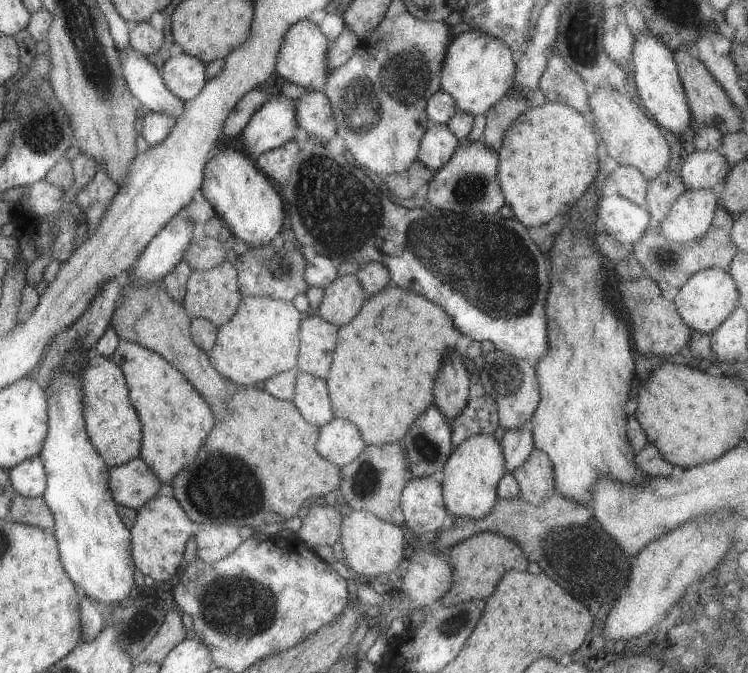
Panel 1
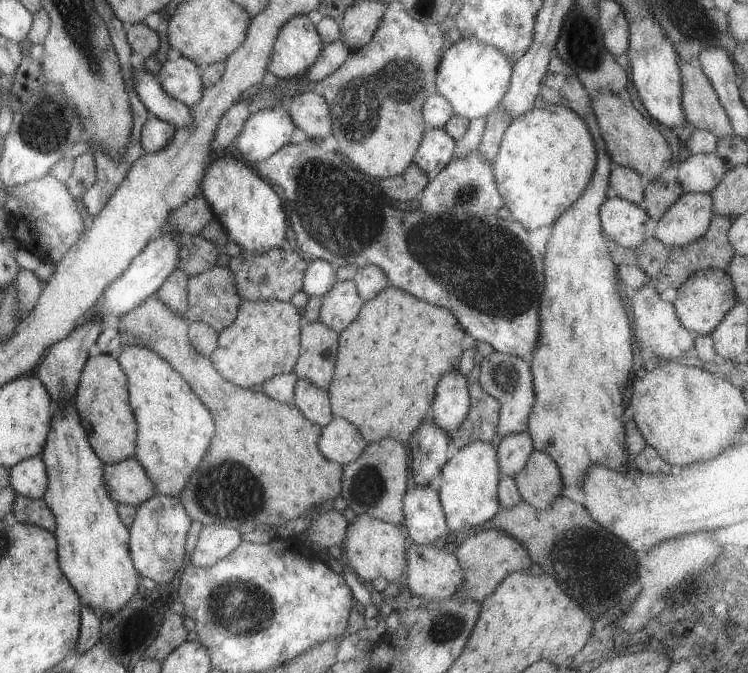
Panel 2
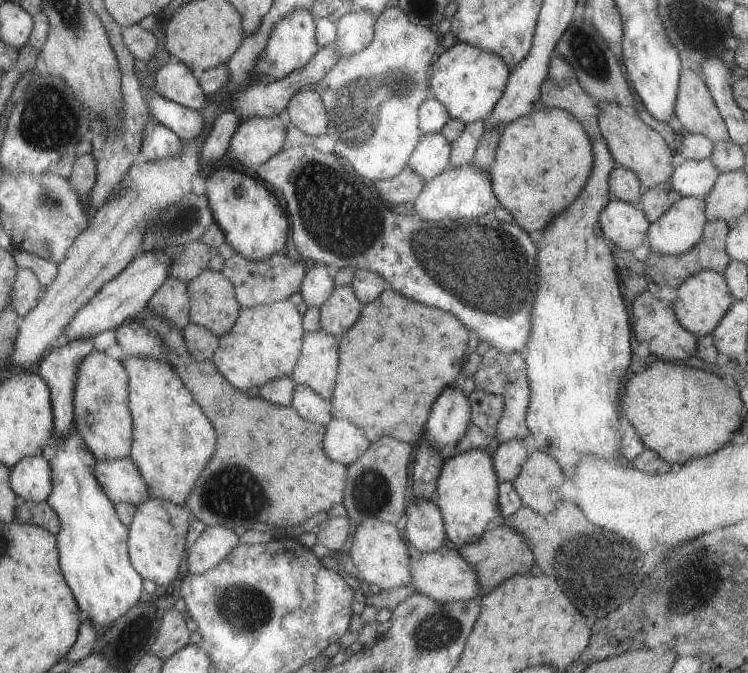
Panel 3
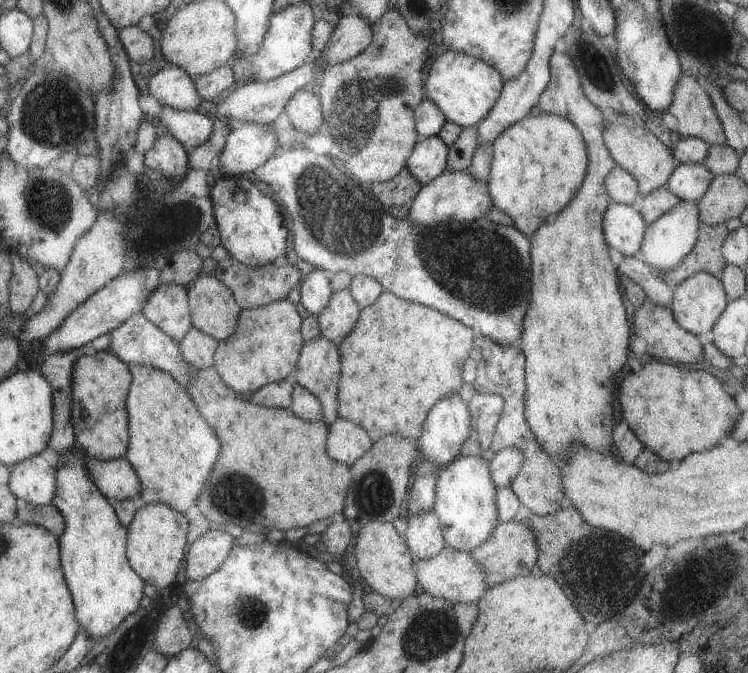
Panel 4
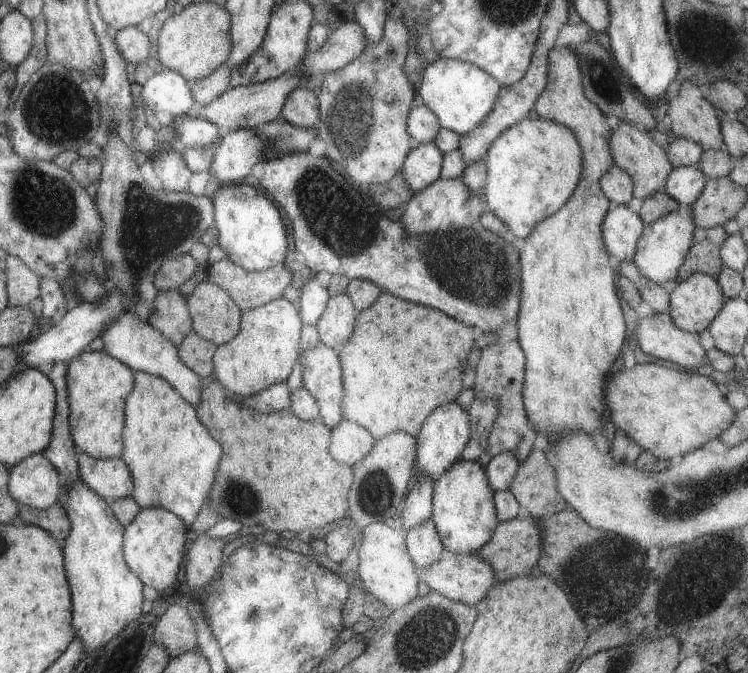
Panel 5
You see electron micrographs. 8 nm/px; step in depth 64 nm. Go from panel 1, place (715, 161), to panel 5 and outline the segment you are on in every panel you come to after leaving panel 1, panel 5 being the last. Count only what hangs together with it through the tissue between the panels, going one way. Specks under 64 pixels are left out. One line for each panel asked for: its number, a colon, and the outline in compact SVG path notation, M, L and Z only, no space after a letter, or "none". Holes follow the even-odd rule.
2: M715 154L689 156L675 166L675 182L683 194L709 194L727 172Z
3: M709 158L699 160L699 162L687 160L671 172L669 186L681 198L699 198L699 200L703 200L703 196L711 190L711 186L715 184L719 174L721 172L717 172L713 168Z
4: M679 164L667 178L665 188L681 202L695 202L705 194L715 176L703 164Z
5: M697 166L675 168L665 178L665 184L661 190L669 198L673 198L679 204L679 208L685 208L685 206L691 206L699 198L699 194L705 188L705 182L707 178L703 178L701 172L697 172Z

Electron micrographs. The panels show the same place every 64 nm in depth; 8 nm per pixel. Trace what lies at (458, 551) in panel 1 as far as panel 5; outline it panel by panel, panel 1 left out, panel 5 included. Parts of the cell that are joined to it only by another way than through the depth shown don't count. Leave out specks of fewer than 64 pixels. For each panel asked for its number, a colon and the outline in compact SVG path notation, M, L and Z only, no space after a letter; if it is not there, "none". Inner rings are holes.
2: M501 530L473 532L469 538L453 544L453 552L455 552L459 564L463 566L465 576L467 576L465 590L461 594L457 594L455 598L475 600L475 602L481 602L483 598L487 598L503 582L503 578L507 578L509 574L513 574L513 572L527 574L529 566L533 564L531 556L525 552L525 546L517 538L513 538Z
3: M505 524L491 526L477 542L461 546L459 552L477 570L481 594L489 594L493 588L497 588L501 582L505 582L507 578L511 578L515 574L529 572L529 568L535 564L531 546L529 546L527 538L523 536L523 532L519 532L519 530L511 528L511 526L505 526Z
4: M515 520L499 522L491 530L487 542L483 542L483 546L477 546L469 554L487 572L487 582L489 582L489 588L491 588L491 586L497 586L501 582L511 580L519 574L529 574L531 568L537 564L537 542L535 542L533 530L525 522L515 522Z
5: M513 518L509 522L497 524L493 530L491 540L477 552L485 562L489 562L495 570L497 584L517 578L517 576L527 576L527 572L537 566L537 560L543 552L543 542L547 536L547 522L541 518Z

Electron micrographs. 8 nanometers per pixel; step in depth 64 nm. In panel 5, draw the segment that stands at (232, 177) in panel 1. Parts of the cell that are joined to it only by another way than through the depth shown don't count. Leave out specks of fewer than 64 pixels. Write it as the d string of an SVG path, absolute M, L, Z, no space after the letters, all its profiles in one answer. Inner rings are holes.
M227 184L215 192L211 202L213 226L217 228L217 246L225 252L225 260L241 266L247 272L261 272L285 260L285 228L281 224L277 206L261 190L245 184Z

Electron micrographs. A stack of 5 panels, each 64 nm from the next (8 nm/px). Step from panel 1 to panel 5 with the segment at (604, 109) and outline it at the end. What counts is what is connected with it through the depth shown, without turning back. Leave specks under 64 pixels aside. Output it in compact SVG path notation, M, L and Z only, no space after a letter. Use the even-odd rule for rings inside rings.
M615 124L613 132L609 134L609 152L613 156L615 166L629 174L629 178L633 182L633 198L637 198L637 200L645 200L645 198L651 198L653 194L657 194L663 188L665 178L673 170L673 166L669 164L669 160L665 156L665 150L657 148L651 142L651 136L643 130L639 130L637 126Z

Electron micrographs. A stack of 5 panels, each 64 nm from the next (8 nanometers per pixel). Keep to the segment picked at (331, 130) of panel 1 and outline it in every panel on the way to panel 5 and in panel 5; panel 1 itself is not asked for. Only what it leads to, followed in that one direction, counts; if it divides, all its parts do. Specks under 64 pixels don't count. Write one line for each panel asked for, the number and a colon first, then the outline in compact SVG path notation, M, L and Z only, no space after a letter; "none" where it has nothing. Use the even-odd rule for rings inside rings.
2: M299 90L291 98L287 112L295 128L303 130L309 136L309 140L319 142L331 136L331 114L321 94Z
3: M299 90L291 96L285 108L291 126L303 132L303 136L319 136L327 130L327 112L317 92Z
4: M313 88L297 90L285 104L283 114L289 118L295 130L309 134L309 138L319 132L319 126L323 126L321 104Z
5: M297 86L285 100L281 114L285 122L291 122L299 128L313 128L319 118L317 110L317 96L307 90L305 86Z

